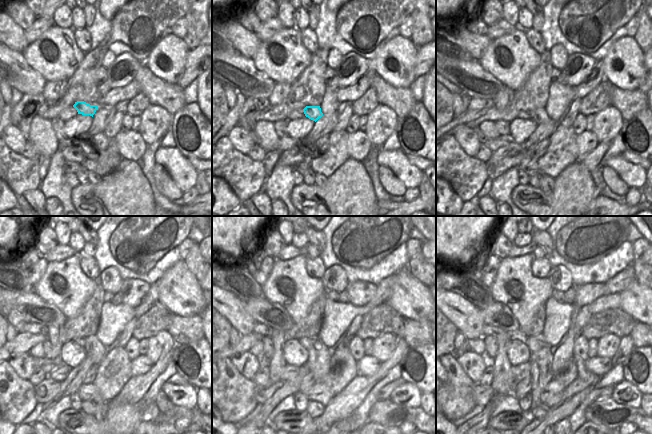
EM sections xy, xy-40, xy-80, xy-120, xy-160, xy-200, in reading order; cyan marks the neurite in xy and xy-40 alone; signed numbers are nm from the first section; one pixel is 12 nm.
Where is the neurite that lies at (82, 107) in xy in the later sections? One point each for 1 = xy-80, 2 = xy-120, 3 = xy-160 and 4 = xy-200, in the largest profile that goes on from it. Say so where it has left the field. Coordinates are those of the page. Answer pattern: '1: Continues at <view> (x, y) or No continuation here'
1: Continues at xy-80 (540, 116)
2: Continues at xy-120 (94, 349)
3: Continues at xy-160 (319, 358)
4: Continues at xy-200 (541, 361).

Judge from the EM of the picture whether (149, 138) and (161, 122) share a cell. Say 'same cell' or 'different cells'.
same cell

